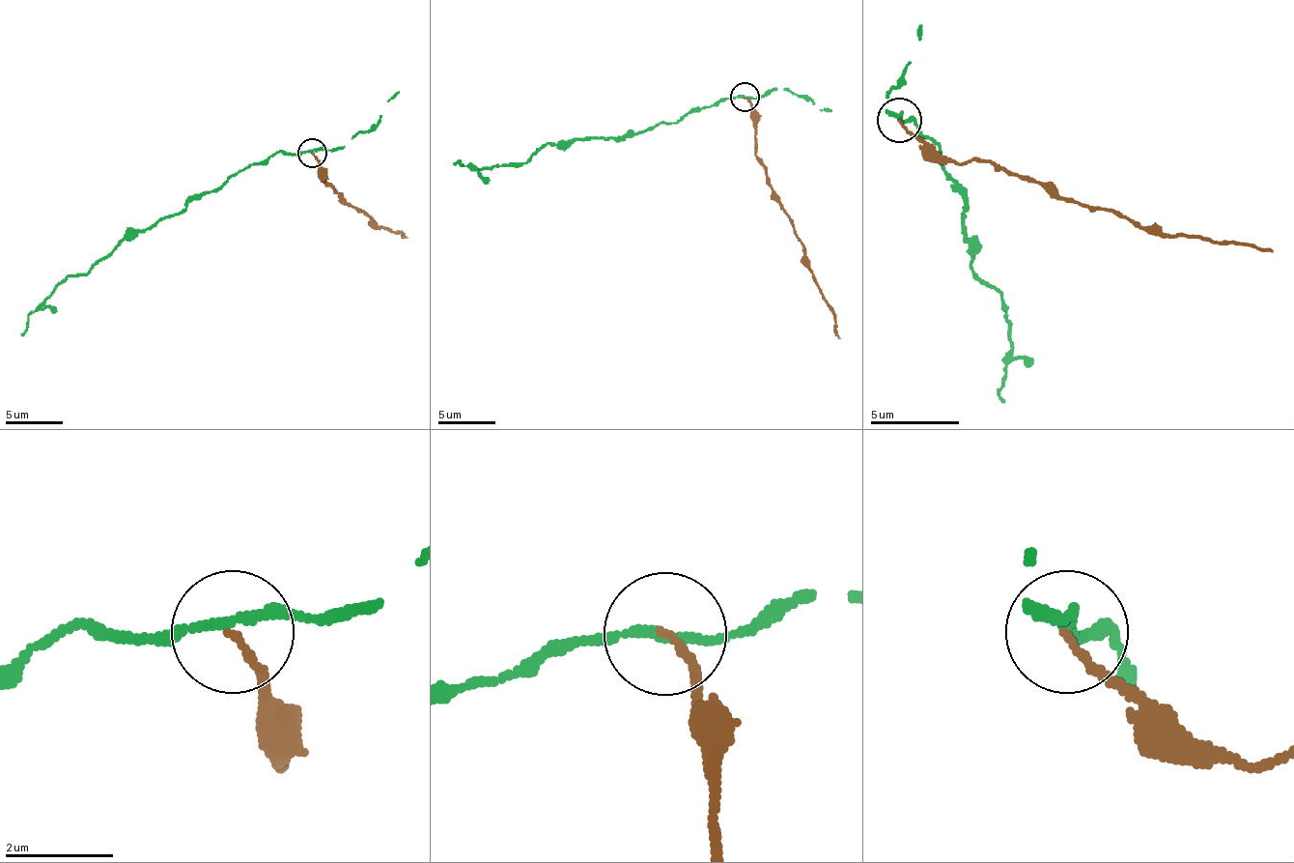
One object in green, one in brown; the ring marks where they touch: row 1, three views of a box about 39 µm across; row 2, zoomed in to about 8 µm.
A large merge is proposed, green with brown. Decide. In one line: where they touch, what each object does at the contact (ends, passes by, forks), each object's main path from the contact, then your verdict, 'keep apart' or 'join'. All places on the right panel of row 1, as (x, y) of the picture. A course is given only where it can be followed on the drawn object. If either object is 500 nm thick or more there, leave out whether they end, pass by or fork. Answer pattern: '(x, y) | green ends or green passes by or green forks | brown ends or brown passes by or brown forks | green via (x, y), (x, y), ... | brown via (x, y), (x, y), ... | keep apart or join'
(899, 120) | green passes by | brown ends | green via (898, 117), (903, 121), (916, 121), (965, 201), (973, 272), (1004, 307), (1004, 401) | brown via (898, 121), (961, 165), (996, 160), (1129, 223), (1160, 227), (1169, 237), (1271, 249) | keep apart

